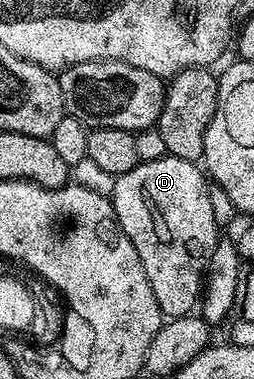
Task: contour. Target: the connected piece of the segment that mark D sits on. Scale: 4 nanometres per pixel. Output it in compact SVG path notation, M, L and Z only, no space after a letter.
M170 156L148 162L140 161L129 172L116 177L115 187L109 197L119 227L125 236L129 236L133 248L137 250L137 256L141 258L141 268L145 268L145 276L149 276L149 288L153 288L153 296L157 298L164 319L183 318L192 313L200 301L204 271L210 254L221 238L220 227L213 220L211 191L204 171L194 162Z

